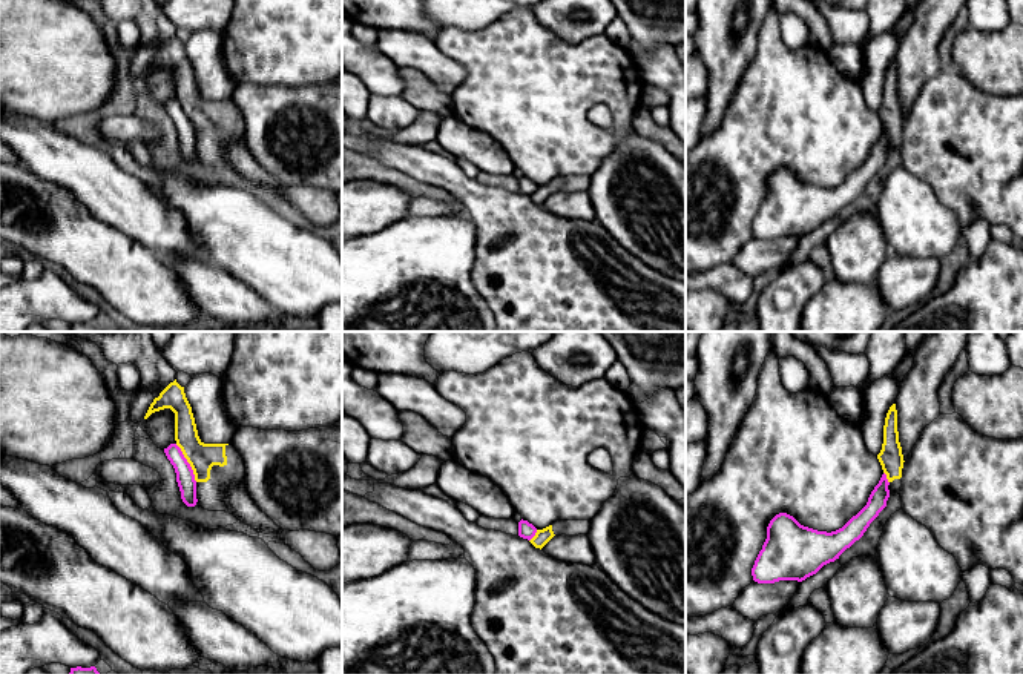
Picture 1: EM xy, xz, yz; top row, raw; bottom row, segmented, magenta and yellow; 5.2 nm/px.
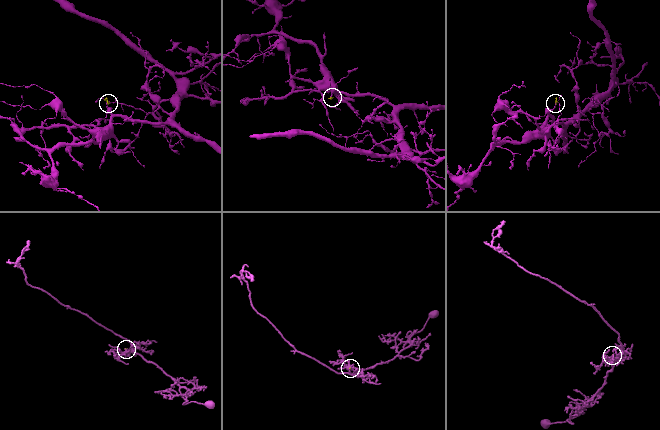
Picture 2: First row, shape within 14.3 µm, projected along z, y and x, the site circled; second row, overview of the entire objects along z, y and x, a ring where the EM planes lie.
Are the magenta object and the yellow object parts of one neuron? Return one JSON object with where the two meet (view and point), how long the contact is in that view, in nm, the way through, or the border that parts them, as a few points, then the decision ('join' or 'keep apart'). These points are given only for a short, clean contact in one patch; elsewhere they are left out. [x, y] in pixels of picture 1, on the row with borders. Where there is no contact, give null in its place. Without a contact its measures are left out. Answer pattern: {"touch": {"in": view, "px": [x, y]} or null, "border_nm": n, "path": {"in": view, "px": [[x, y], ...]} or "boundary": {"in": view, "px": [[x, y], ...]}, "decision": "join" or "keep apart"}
{"touch": {"in": "xy", "px": [187, 462]}, "border_nm": 240, "boundary": {"in": "xy", "px": [[175, 444], [197, 481]]}, "decision": "keep apart"}

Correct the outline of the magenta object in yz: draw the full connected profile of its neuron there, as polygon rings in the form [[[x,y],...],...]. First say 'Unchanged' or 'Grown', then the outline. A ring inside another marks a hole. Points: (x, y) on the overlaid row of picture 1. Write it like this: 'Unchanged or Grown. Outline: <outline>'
Unchanged. Outline: [[[883,473],[867,505],[842,528],[827,533],[801,525],[787,513],[776,514],[767,527],[767,539],[752,568],[758,583],[802,582],[859,540],[886,507],[888,479]]]

